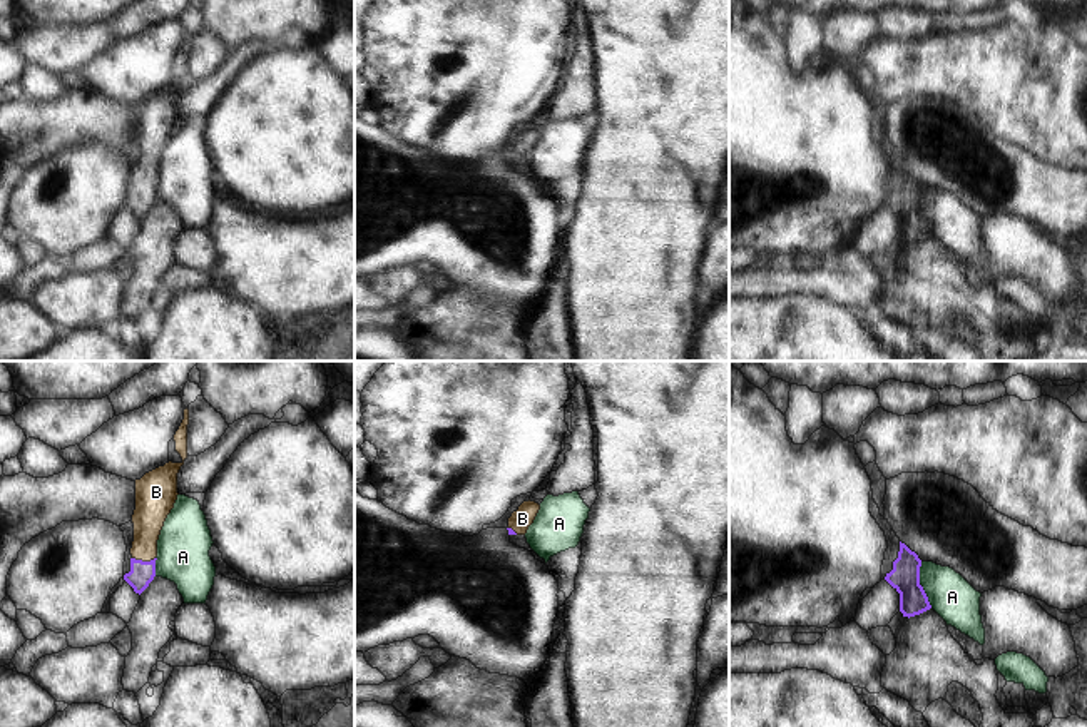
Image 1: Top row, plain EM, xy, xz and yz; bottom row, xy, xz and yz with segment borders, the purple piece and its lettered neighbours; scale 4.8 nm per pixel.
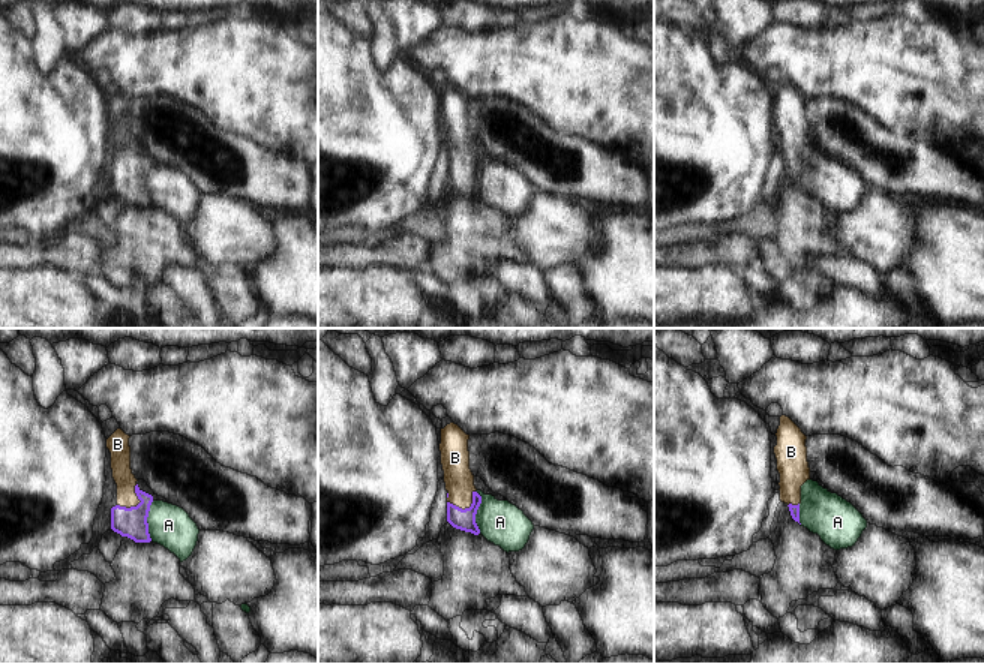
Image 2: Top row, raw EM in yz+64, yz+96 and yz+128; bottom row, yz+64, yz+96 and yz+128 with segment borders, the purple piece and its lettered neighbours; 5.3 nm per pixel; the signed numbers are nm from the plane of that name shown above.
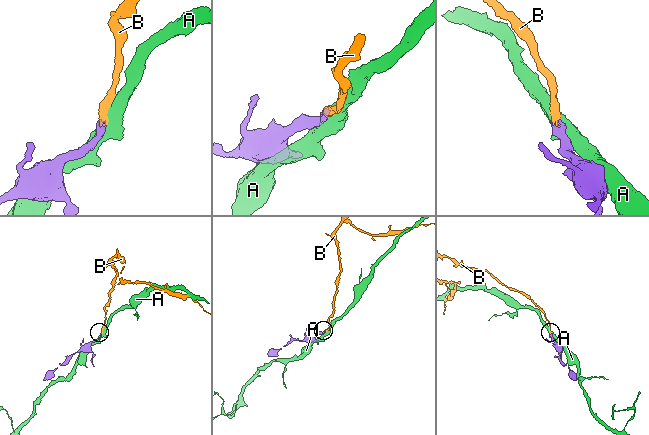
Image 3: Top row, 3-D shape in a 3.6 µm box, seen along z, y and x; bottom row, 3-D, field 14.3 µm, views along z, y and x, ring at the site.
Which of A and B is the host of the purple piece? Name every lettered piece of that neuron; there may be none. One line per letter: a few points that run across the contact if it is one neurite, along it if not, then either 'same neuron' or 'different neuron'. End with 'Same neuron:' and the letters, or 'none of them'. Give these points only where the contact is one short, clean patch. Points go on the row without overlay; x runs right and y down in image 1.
A: different neuron
B: line xy (141, 199), (144, 188), (144, 164), (151, 137); same neuron
Same neuron: B

